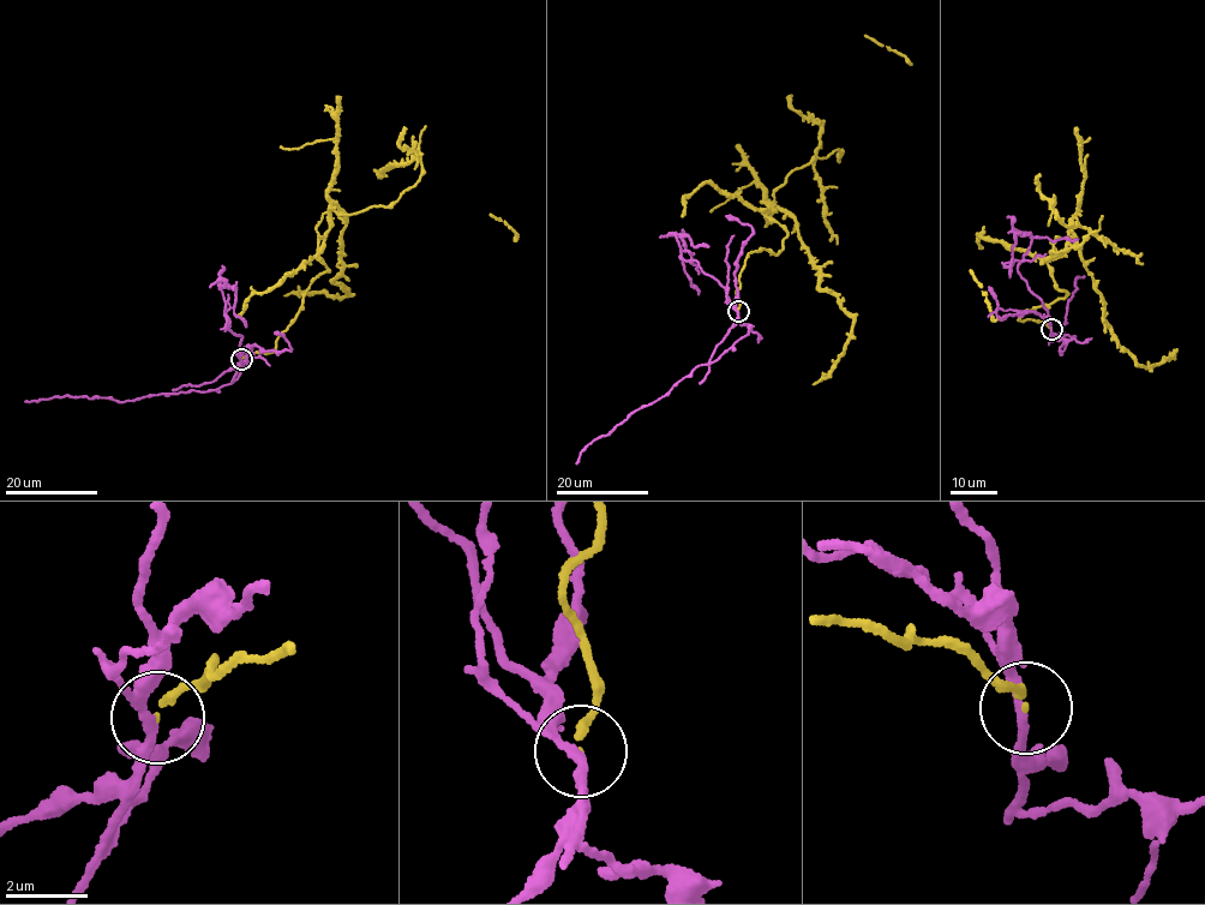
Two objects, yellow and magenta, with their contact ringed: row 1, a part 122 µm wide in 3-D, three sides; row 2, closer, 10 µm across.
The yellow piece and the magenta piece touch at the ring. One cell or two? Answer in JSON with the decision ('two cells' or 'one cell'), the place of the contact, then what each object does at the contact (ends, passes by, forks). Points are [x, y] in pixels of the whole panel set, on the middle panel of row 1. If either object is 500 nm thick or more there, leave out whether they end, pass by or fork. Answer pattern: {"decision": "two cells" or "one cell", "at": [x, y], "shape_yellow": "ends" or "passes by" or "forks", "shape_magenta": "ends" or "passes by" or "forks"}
{"decision": "two cells", "at": [738, 311], "shape_yellow": "ends", "shape_magenta": "passes by"}

